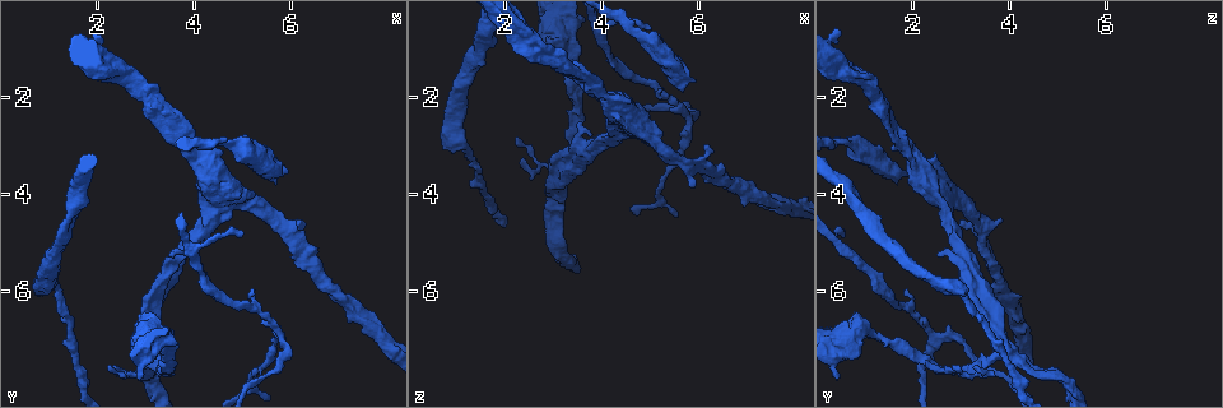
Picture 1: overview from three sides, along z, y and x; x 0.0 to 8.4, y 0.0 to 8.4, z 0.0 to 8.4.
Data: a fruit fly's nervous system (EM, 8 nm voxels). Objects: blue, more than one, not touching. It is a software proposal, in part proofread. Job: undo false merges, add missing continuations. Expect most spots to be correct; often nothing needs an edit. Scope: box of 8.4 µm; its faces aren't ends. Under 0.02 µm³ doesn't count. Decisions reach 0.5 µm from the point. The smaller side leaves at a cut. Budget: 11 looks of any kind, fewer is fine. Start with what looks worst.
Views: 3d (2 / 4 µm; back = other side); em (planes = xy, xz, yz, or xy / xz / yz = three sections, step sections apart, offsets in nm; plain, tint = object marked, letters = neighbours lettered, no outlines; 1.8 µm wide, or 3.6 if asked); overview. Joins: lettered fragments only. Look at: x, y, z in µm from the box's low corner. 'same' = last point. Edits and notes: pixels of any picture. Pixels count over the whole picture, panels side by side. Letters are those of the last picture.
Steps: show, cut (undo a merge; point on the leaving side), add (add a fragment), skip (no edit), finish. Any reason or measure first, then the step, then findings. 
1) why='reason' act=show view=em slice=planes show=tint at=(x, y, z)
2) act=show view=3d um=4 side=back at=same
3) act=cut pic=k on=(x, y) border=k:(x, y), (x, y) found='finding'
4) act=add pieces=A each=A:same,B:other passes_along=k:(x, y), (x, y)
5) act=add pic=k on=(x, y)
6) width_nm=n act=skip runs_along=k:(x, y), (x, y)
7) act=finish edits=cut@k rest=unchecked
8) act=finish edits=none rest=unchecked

why='free end' act=show view=em slice=planes show=letters at=(5.65, 3.55, 1.90)

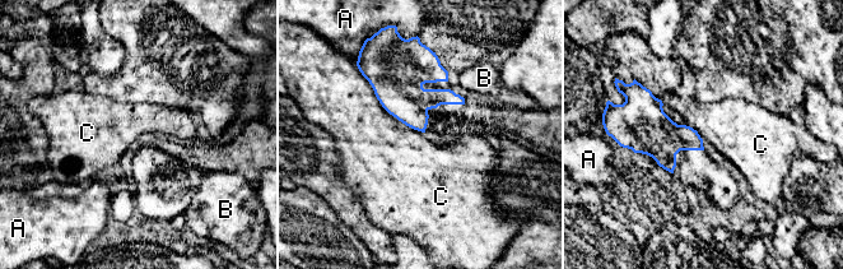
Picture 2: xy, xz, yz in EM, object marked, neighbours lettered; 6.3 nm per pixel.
act=skip each=A:other,B:other,C:other border=2:(361, 72), (390, 114), (423, 133) found='none of them fits'

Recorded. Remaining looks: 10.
why='sharp bend' act=show view=em slice=xy step=8 show=tint at=(5.80, 6.90, 2.50)

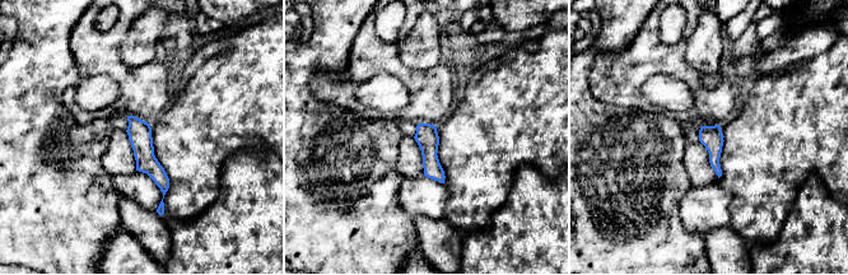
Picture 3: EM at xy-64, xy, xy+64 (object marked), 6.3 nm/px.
why='cut it another way' act=show view=em slice=planes show=letters at=same

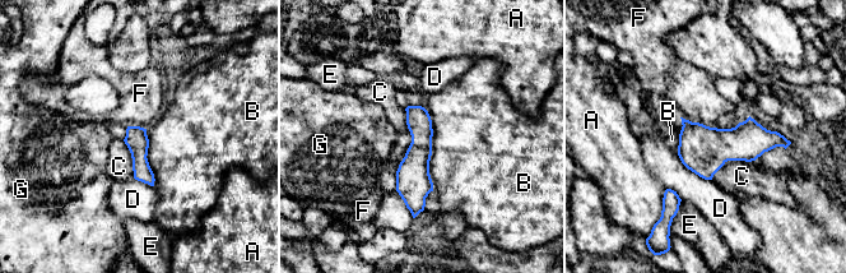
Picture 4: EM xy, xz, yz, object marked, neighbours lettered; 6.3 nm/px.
longest_contact=B:440nm act=skip each=A:other,B:other,C:other,D:other,E:other,F:other,G:other runs_along=4:(410, 109), (418, 119), (414, 211) found='one neuron here'

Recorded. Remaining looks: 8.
why='thick turns thin' act=show view=3d um=2 at=(1.15, 6.10, 3.05)

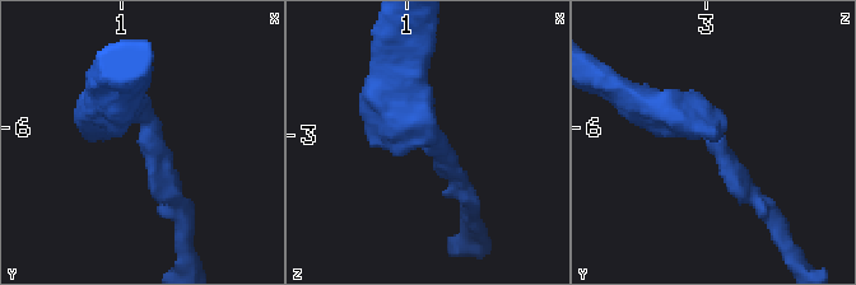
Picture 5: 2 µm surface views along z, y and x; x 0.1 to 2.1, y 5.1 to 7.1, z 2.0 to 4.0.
act=show view=em slice=planes show=letters at=(1.16, 6.08, 3.06)

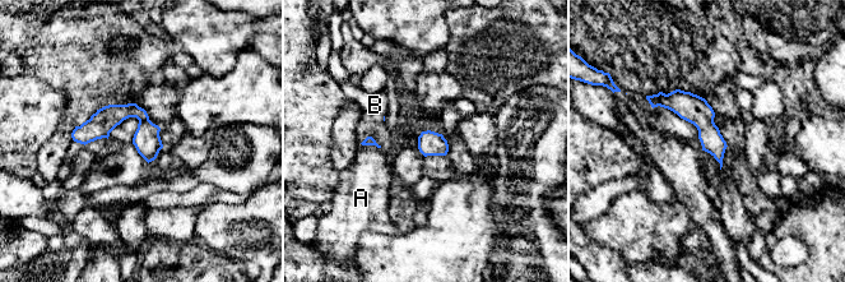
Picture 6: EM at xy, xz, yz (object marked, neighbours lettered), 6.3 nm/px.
act=add pic=6 on=(366, 181) each=A:same,B:other passes_along=6:(368, 140), (372, 144), (366, 181) found='it goes on there'

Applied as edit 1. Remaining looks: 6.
why='branch stops here' act=show view=3d um=2 at=(3.60, 5.20, 2.50)

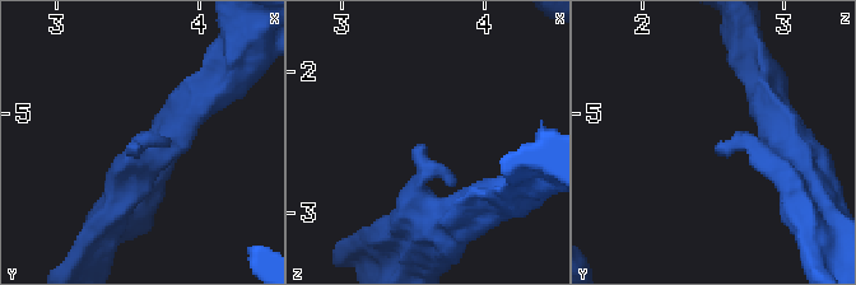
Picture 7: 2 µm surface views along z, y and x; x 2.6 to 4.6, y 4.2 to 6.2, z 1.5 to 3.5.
act=show view=em slice=xy step=16 show=tint at=(3.58, 5.20, 2.52)

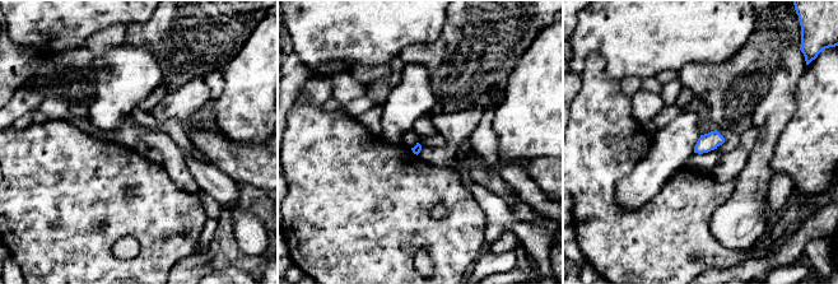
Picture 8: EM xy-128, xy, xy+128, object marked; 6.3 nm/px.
why='another direction' act=show view=em slice=planes show=letters at=same

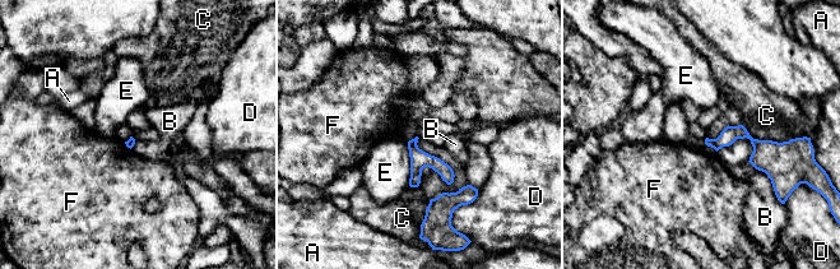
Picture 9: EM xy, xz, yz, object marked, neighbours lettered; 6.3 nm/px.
act=skip each=A:other,B:other,C:other,D:other,E:other,F:other runs_along=9:(411, 144), (449, 180) found='no lettered fragment goes on from it'

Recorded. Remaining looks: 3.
act=finish edits=add@6 rest=unchecked

